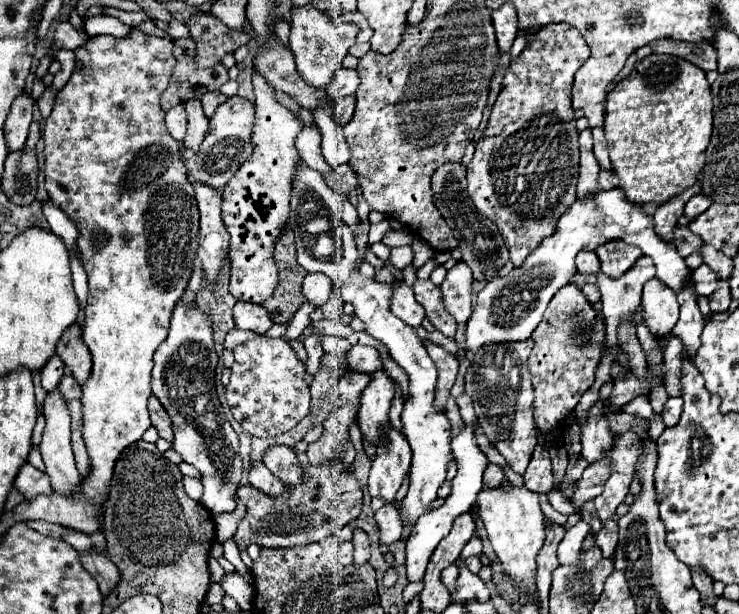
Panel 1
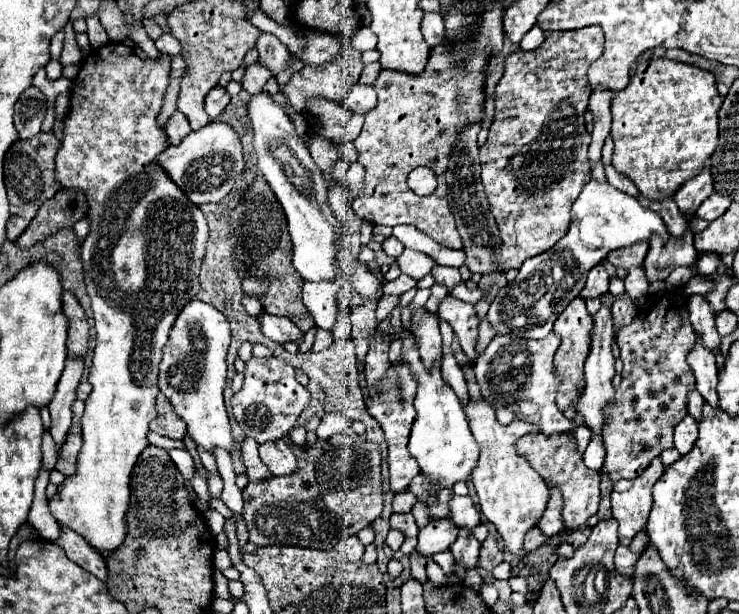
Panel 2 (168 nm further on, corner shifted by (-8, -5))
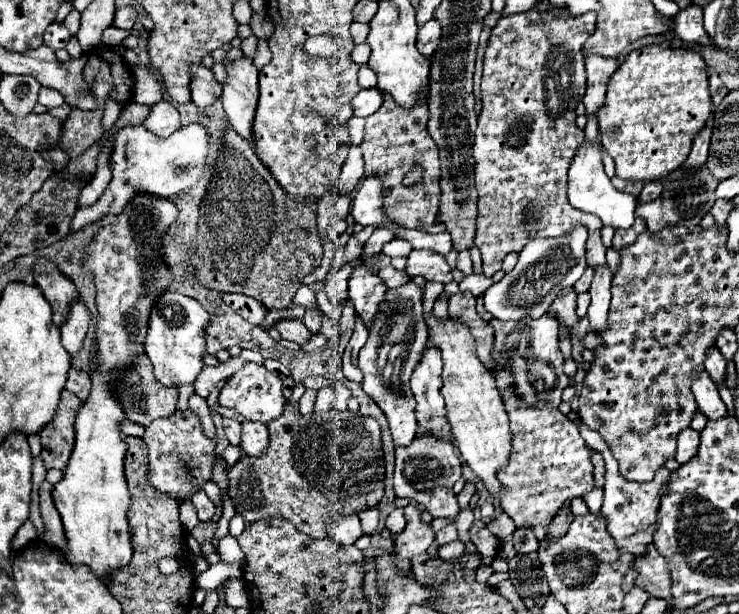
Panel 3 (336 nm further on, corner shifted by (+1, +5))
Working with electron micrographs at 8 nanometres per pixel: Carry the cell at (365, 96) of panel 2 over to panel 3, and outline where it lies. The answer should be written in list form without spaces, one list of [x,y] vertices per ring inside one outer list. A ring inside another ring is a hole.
[[[361,88],[353,100],[351,100],[351,106],[353,106],[353,112],[355,116],[369,116],[373,112],[379,110],[383,98],[381,98],[381,92],[377,88]]]

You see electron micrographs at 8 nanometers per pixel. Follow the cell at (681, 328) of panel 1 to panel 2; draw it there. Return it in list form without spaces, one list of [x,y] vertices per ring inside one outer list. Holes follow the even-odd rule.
[[[696,340],[696,348],[688,354],[688,364],[694,370],[696,376],[696,390],[702,394],[702,398],[710,406],[718,406],[718,394],[716,394],[716,384],[718,384],[718,366],[716,358],[710,350],[706,350],[700,342]]]

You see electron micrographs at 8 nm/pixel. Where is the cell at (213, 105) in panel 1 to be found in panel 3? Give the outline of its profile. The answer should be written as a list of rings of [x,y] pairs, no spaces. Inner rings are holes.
[[[205,66],[191,68],[191,100],[199,108],[211,106],[221,94],[221,84],[213,78],[213,72]]]

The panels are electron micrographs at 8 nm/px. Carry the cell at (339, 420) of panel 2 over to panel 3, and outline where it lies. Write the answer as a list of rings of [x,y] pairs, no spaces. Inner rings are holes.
[[[325,386],[317,392],[317,400],[315,400],[315,412],[327,412],[335,406],[335,394],[331,386]]]

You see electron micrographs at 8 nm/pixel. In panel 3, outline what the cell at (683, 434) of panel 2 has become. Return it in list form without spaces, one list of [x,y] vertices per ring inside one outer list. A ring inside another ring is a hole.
[[[693,428],[681,430],[677,436],[677,456],[675,456],[677,462],[679,464],[687,462],[697,452],[697,446],[699,446],[699,432]]]

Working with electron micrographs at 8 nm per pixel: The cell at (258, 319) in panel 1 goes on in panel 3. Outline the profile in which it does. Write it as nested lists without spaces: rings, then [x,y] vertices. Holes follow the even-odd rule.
[[[285,318],[285,320],[279,320],[273,328],[279,330],[281,338],[287,338],[287,340],[293,340],[297,344],[305,344],[311,336],[311,332],[307,332],[307,328],[303,326],[301,320],[293,320],[293,318]]]

